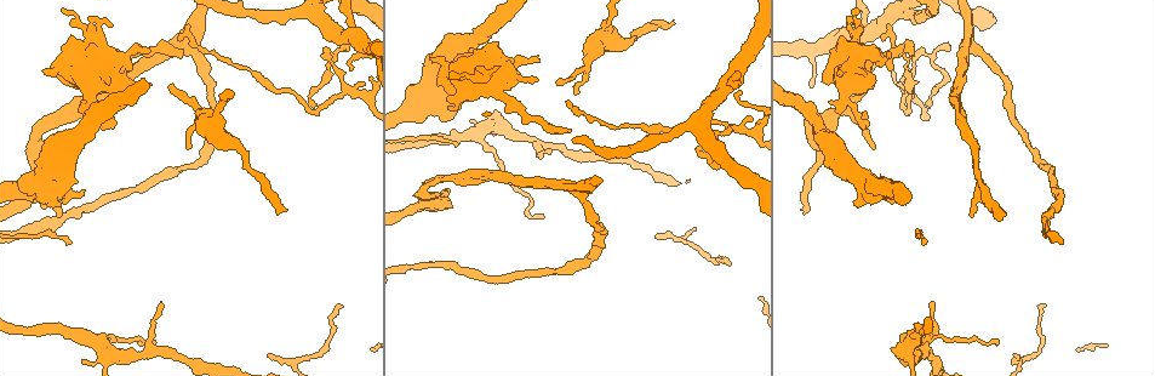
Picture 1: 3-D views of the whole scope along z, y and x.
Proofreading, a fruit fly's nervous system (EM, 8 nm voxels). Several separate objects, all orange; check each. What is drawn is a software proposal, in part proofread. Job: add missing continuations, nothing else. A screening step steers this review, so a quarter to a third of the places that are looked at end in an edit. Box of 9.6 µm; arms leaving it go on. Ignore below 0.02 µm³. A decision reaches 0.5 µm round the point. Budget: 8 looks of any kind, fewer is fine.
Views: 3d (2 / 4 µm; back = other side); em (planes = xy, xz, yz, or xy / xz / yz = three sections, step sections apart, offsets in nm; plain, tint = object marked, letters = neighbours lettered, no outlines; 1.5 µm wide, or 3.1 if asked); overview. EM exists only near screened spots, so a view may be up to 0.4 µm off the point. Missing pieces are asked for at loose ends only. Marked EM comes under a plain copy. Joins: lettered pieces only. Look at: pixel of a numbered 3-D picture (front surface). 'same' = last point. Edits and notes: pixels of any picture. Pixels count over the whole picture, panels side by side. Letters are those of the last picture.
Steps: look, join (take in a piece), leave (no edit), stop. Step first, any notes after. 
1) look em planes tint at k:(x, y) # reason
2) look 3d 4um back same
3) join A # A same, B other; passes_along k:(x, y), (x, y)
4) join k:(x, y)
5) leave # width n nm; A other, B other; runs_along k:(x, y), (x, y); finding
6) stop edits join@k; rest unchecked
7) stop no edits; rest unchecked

look em yz step 8 tint at 1:(872, 147) # free end

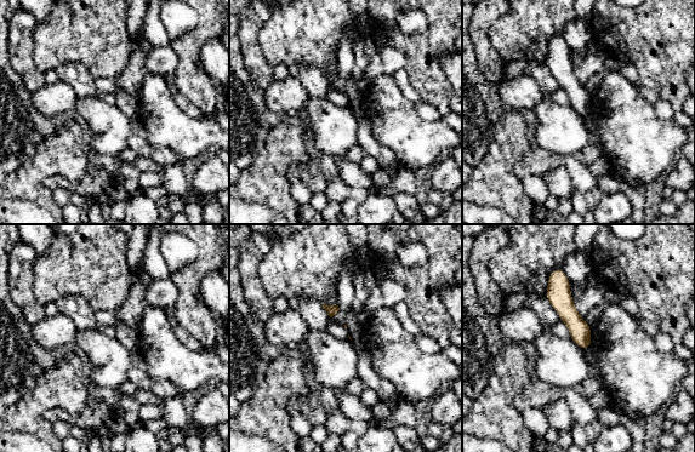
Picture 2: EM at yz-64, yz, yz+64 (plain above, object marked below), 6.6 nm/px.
look em xz step 8 letters same

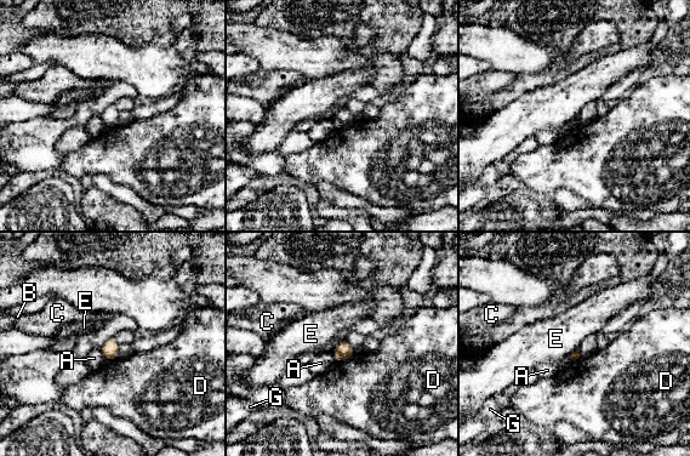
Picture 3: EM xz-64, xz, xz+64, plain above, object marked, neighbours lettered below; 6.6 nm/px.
leave # A other, B other, C other, D other, E other, G other; no lettered piece goes on from it

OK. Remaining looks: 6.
look 3d 2um at 1:(671, 21) # an open end

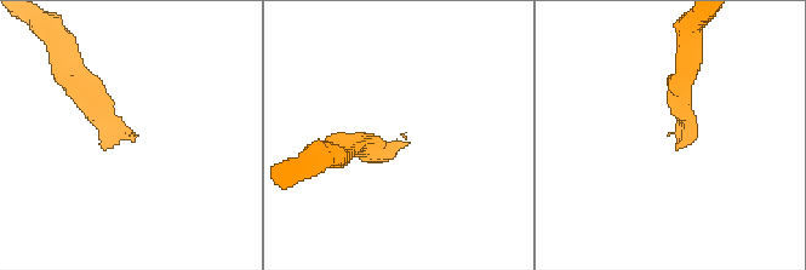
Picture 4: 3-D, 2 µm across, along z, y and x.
look em planes letters at 4:(113, 148)

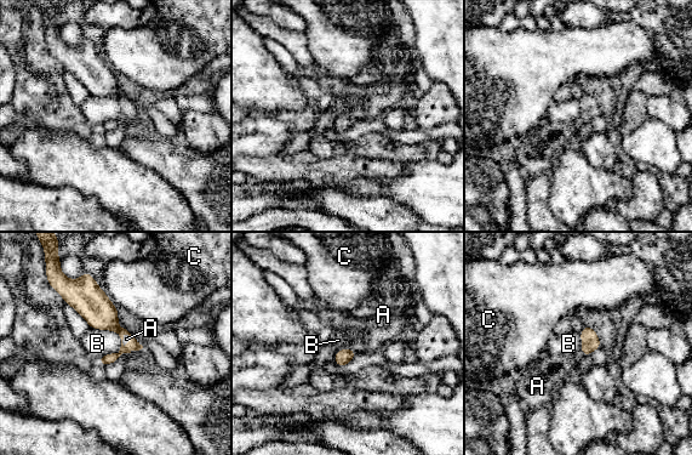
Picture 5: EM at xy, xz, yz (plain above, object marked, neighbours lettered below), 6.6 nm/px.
join A # width 110 nm; A same, B other, C other; passes_along 5:(109, 320), (131, 351), (141, 358); it goes on there

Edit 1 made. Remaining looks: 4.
look 3d 4um at 1:(537, 78) # branch stops here

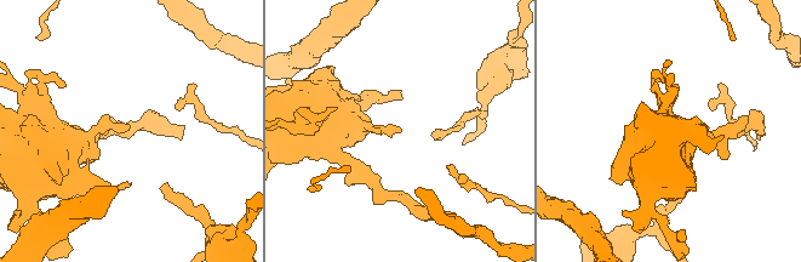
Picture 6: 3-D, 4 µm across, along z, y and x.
look em planes tint at 6:(401, 129)

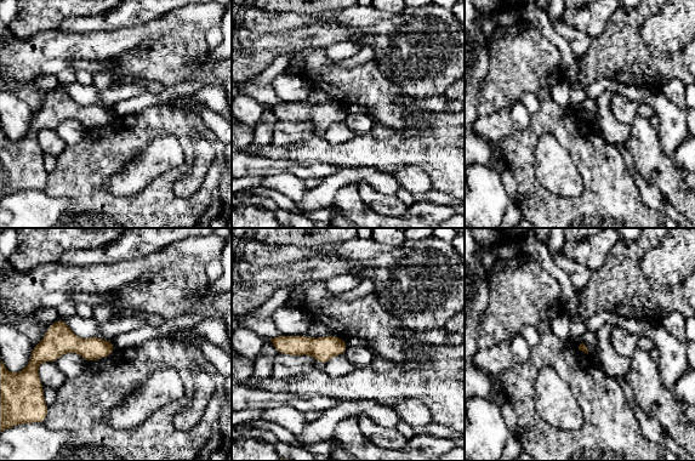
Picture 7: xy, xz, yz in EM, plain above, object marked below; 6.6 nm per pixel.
look em planes letters same

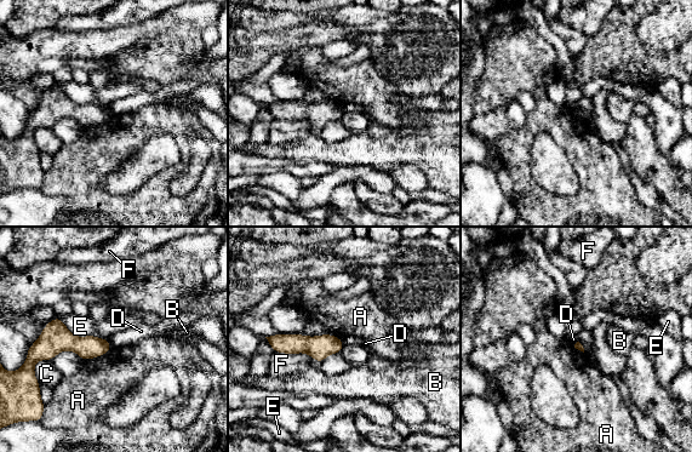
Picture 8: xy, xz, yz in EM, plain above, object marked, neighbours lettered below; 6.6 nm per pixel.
leave # A other, B other, C other, D other, E other, F other; no lettered piece goes on from it

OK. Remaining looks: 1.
stop edits join@5; rest unchecked

